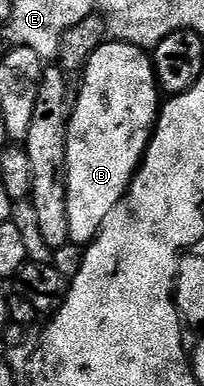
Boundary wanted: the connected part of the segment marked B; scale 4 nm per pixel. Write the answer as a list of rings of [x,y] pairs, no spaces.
[[[111,39],[109,42],[103,42],[90,56],[80,79],[82,89],[78,92],[78,101],[75,104],[73,101],[66,125],[68,230],[86,228],[94,212],[102,212],[102,216],[98,216],[98,224],[104,226],[104,218],[112,214],[124,194],[130,191],[130,183],[142,165],[142,155],[150,145],[154,123],[157,122],[160,111],[160,89],[158,79],[154,76],[153,59],[143,49],[126,44],[122,40]]]

